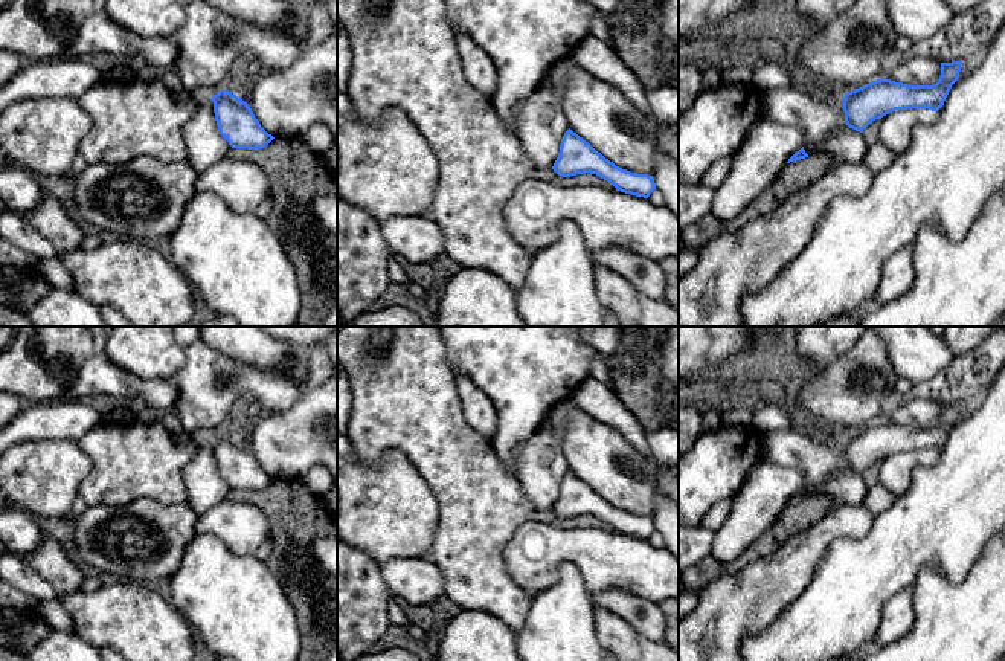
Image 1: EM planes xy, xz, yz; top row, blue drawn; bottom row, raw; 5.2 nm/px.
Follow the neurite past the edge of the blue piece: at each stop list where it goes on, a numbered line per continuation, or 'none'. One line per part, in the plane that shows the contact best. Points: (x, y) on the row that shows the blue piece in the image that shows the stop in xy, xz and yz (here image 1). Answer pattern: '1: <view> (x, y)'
none

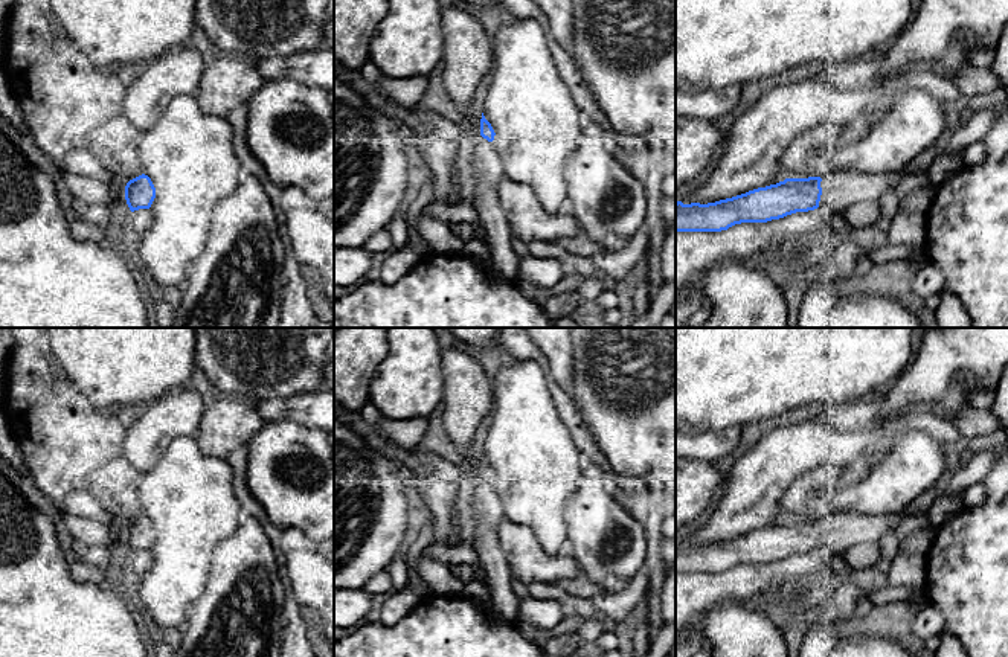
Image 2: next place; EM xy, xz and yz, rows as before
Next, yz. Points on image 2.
1: yz (841, 189)

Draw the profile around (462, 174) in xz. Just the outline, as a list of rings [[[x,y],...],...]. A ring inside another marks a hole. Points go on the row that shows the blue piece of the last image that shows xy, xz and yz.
[[[480,96],[459,107],[461,119],[454,123],[461,131],[457,154],[451,169],[451,181],[456,184],[462,203],[476,201],[476,175],[473,169],[473,143],[480,136],[482,104]]]

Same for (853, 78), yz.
[[[874,53],[839,66],[814,66],[811,76],[848,96],[860,96],[865,90],[871,90],[878,69],[880,62]]]

